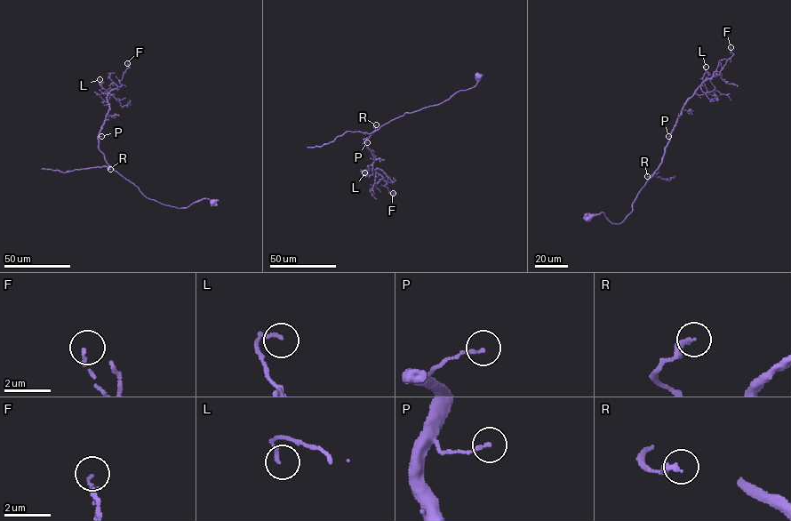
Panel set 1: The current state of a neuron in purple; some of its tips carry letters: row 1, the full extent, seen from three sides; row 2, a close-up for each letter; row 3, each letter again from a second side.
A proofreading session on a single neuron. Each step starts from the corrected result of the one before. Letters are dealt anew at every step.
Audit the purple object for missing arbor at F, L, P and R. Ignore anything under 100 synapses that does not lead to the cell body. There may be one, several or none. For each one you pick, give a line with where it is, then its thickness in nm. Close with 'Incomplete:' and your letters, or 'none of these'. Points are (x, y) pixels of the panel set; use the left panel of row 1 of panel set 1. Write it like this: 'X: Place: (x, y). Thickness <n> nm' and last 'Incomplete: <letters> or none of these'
Incomplete: none of these

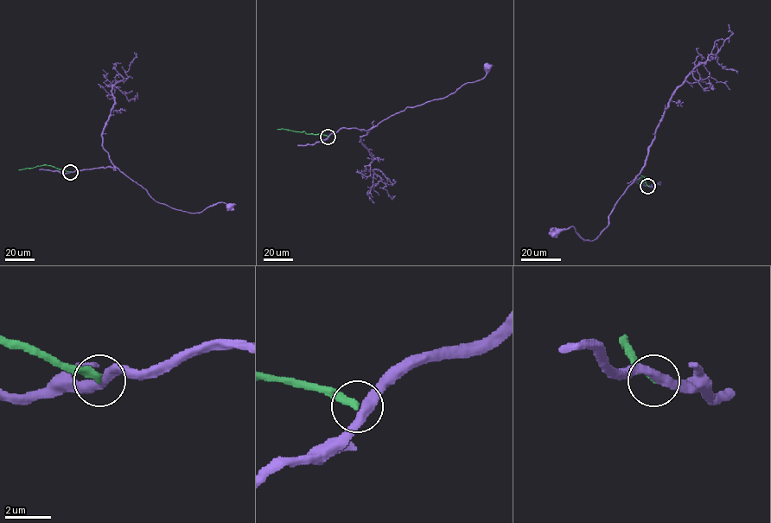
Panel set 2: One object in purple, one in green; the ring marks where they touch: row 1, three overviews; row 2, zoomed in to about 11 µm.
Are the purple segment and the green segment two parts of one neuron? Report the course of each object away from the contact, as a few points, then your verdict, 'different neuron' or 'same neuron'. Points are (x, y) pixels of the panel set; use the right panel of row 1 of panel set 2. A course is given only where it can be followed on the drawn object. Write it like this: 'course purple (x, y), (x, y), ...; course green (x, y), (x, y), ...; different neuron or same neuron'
course purple (648, 186), (638, 183), (640, 178), (627, 188), (595, 239), (583, 239), (572, 226), (554, 232); course green (648, 186), (645, 176), (641, 175), (638, 182); different neuron

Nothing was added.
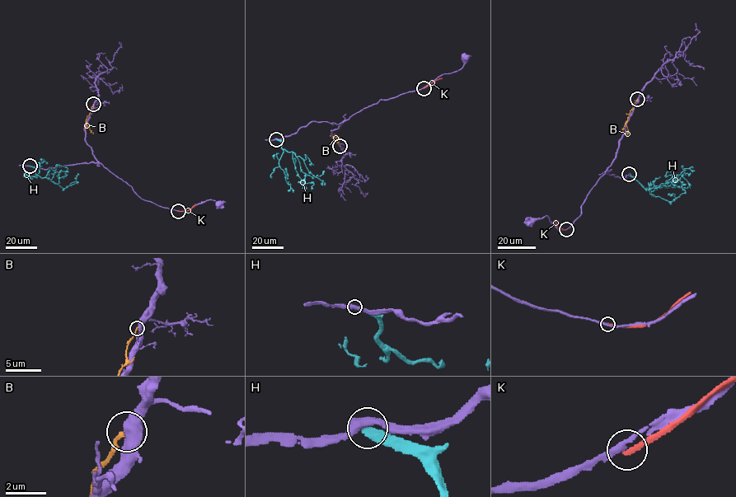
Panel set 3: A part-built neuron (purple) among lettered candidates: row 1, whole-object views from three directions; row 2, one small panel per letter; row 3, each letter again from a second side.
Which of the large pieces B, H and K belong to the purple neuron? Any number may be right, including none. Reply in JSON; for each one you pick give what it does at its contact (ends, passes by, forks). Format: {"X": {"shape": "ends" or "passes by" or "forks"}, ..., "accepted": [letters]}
{"accepted": []}

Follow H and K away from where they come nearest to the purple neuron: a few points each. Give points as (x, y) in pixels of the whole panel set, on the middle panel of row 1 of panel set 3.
H: (276, 138), (281, 143), (283, 148), (292, 152), (295, 169), (302, 185), (312, 182), (311, 189)
K: (424, 87), (442, 78)

